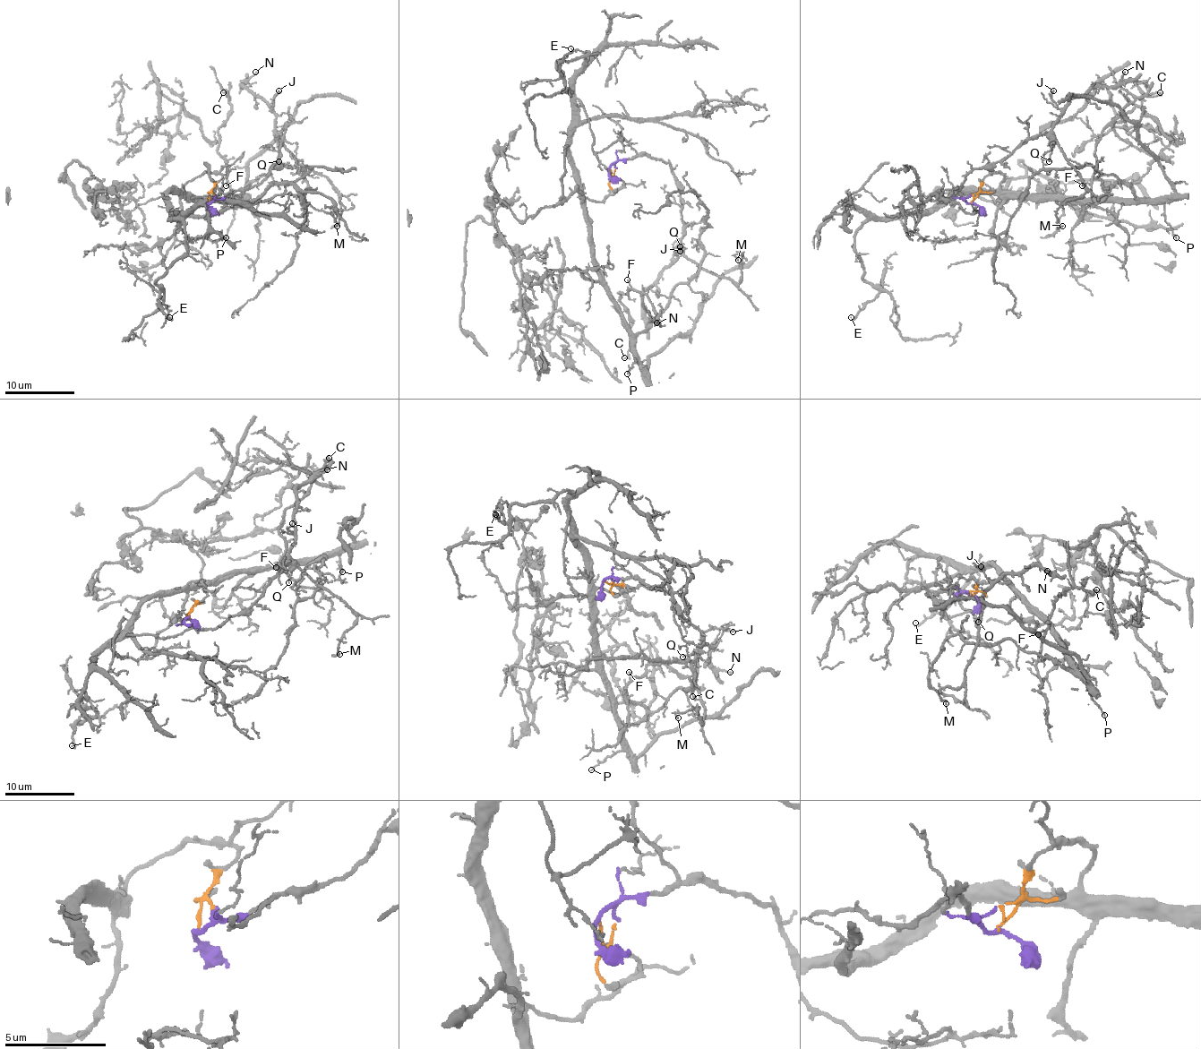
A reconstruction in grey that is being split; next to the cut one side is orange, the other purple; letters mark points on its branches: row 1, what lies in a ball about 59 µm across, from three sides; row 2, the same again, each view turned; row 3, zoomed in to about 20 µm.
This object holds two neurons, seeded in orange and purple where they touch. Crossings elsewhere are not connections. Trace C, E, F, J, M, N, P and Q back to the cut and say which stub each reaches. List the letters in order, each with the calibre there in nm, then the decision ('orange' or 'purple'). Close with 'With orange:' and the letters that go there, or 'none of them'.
C: calibre 120 nm; orange
E: calibre 200 nm; orange
F: calibre 80 nm; orange
J: calibre 100 nm; purple
M: calibre 130 nm; purple
N: calibre 110 nm; purple
P: calibre 120 nm; orange
Q: calibre 70 nm; purple
With orange: C, E, F, P

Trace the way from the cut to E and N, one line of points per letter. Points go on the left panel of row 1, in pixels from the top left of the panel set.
E: (209, 202), (221, 176), (210, 172), (167, 194), (186, 252), (155, 279), (158, 308), (169, 316)
N: (209, 202), (261, 183), (278, 161), (282, 139), (275, 130), (273, 109), (242, 87), (256, 71)

